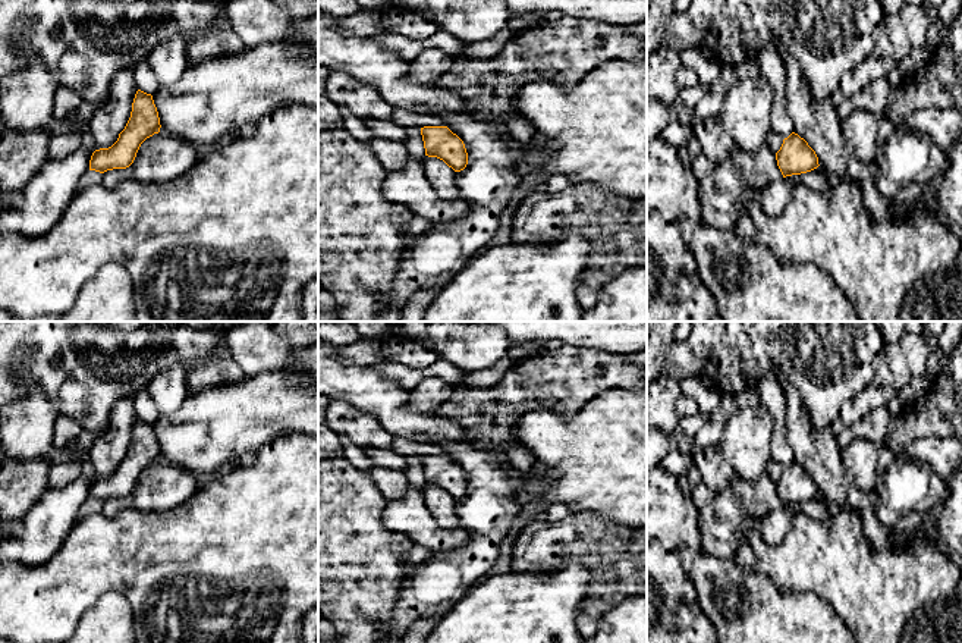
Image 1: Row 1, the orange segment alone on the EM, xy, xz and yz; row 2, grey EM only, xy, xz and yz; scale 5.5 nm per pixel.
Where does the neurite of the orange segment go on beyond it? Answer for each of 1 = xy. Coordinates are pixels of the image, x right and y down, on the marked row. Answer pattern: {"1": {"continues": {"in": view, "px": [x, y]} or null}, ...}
{"1": {"continues": null}}

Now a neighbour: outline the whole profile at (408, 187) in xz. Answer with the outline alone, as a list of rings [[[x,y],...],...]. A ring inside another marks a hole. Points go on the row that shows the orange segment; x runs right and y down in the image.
[[[412,157],[400,170],[386,172],[381,195],[386,201],[403,206],[414,216],[433,223],[462,219],[474,207],[463,198],[453,201],[438,198],[427,181],[424,163]]]

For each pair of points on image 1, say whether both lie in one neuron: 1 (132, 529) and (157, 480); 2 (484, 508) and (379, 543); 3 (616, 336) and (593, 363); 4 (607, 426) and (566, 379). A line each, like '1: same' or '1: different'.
1: different
2: different
3: different
4: different

